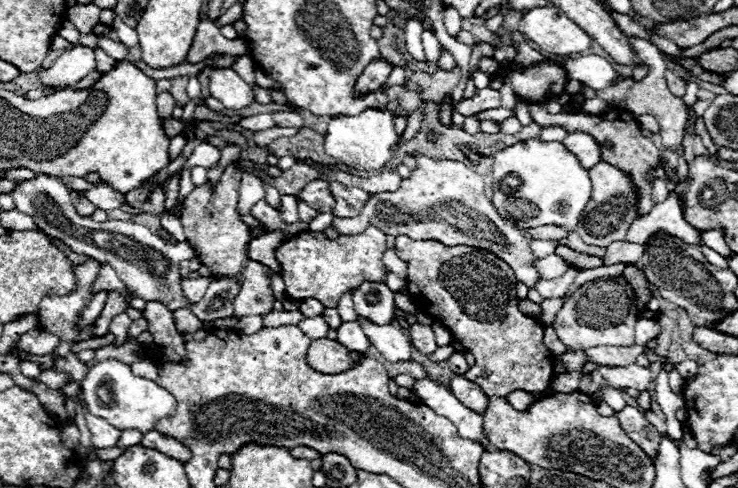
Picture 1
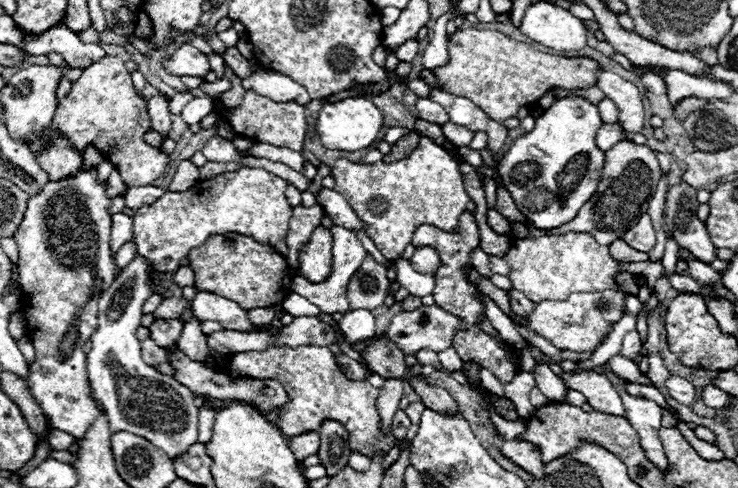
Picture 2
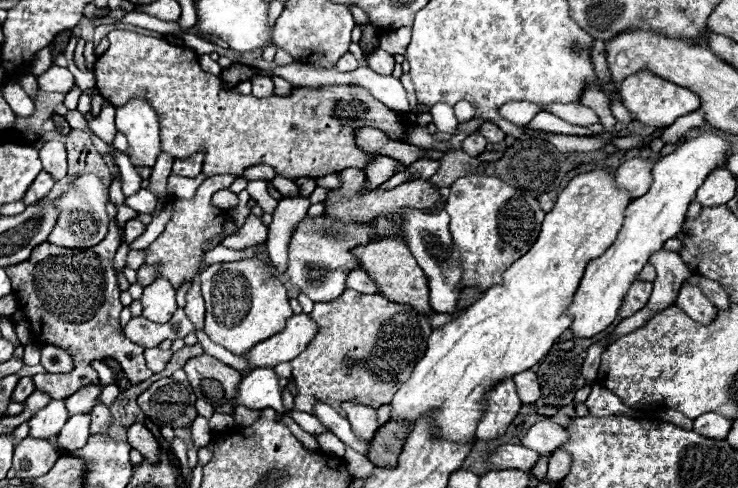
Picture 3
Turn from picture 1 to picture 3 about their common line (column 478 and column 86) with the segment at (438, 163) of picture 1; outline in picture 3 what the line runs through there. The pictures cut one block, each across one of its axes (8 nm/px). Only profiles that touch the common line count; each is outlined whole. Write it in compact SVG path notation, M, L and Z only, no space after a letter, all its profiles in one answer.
M94 174L78 176L74 180L74 188L64 192L58 204L62 212L56 220L52 234L48 236L50 244L62 246L62 248L90 248L90 246L96 246L100 240L104 240L108 232L108 214L106 214L108 196L104 192L102 182Z

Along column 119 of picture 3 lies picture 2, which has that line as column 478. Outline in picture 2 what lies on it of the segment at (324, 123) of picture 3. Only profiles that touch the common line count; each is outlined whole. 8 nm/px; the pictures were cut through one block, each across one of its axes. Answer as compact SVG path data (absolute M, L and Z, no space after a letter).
M460 30L448 42L448 54L450 62L434 70L442 90L468 96L496 122L516 116L522 106L536 104L552 88L572 90L594 86L596 72L600 70L594 60L550 56L530 48L530 44L510 40L496 30Z

